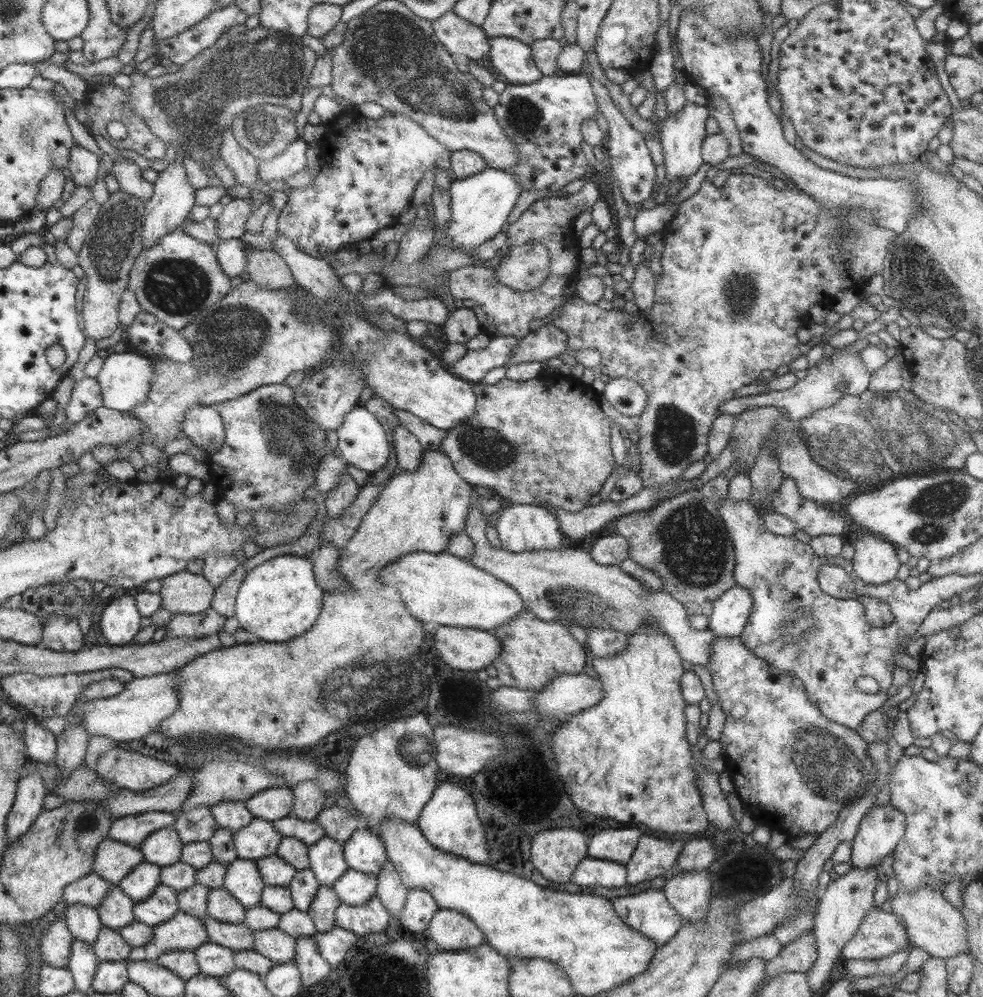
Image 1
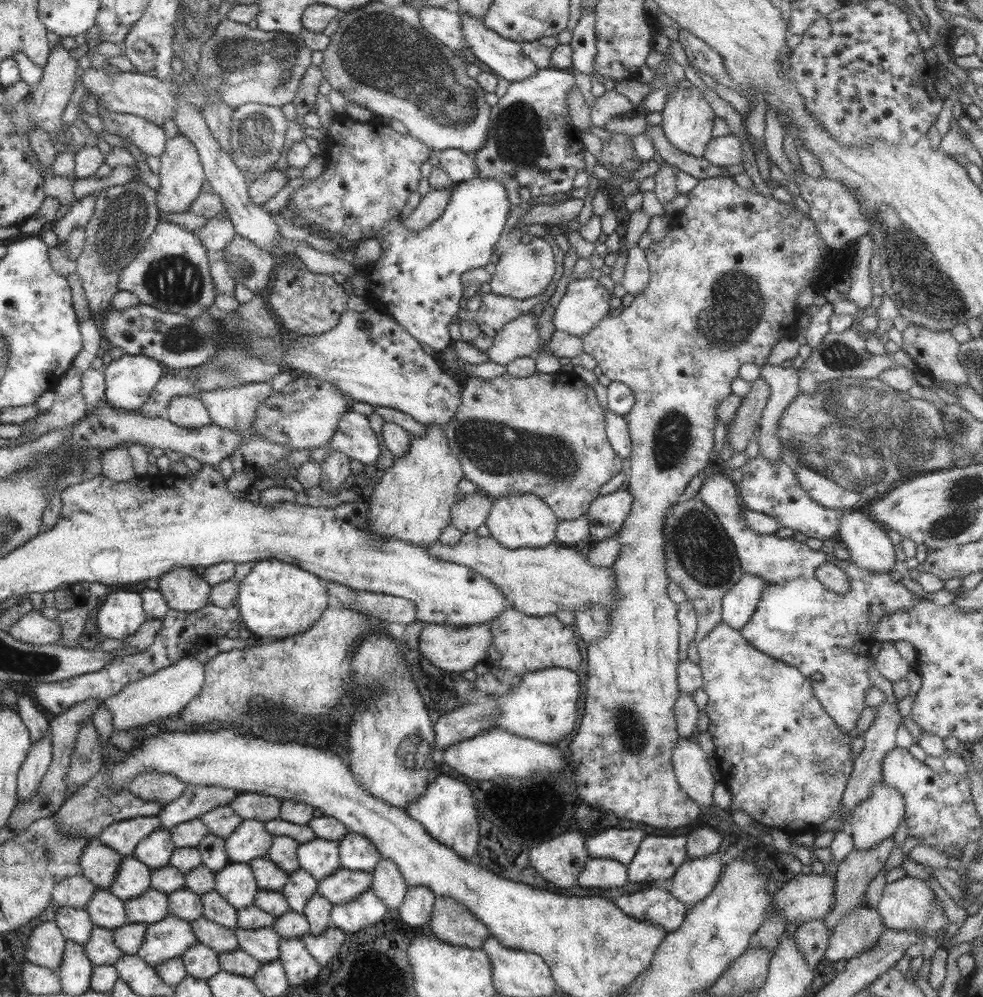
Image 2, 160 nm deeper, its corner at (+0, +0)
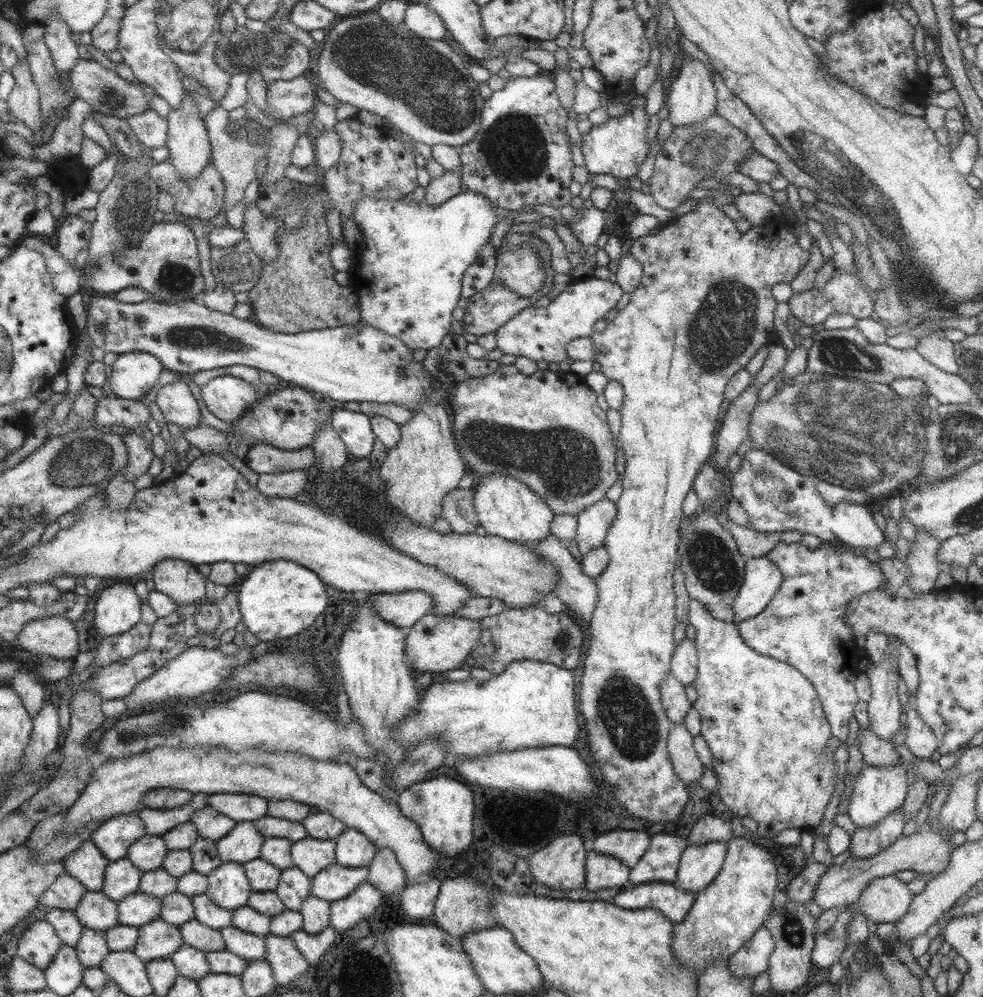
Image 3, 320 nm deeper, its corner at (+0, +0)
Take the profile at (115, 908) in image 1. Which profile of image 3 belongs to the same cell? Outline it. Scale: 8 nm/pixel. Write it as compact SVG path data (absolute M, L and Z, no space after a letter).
M88 891L74 910L84 928L106 931L120 924L118 903L102 891Z

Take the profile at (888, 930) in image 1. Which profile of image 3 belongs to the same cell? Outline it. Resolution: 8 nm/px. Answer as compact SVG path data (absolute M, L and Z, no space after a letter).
M841 909L836 923L825 932L816 931L814 945L810 954L813 965L817 968L829 968L839 960L846 945L847 928L853 912Z

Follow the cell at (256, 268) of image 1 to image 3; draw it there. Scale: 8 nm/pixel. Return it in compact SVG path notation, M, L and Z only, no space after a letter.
M245 239L233 246L209 249L209 264L215 283L231 293L248 292L259 282L260 262Z

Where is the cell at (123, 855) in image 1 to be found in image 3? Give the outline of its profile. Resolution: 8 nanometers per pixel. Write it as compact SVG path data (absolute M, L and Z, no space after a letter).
M90 839L69 856L65 865L67 873L77 878L77 880L80 880L87 888L87 891L94 892L103 890L104 885L106 884L106 870L109 863L110 860L102 853L102 849Z

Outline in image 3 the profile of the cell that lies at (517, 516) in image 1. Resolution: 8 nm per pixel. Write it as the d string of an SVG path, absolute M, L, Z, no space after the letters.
M483 475L475 480L472 489L473 506L487 535L503 537L529 546L550 534L550 523L554 513L545 501L522 481L512 476Z

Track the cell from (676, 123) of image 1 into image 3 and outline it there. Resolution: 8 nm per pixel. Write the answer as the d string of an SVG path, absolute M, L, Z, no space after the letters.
M685 56L679 69L679 75L671 82L667 94L667 119L673 127L681 127L702 123L717 110L717 90L714 88L713 75L698 59Z

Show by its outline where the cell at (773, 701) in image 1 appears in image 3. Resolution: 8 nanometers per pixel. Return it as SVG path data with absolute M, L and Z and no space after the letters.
M690 599L687 611L688 624L693 626L695 632L694 645L697 651L698 667L696 670L696 679L692 682L692 687L695 689L697 696L692 702L692 707L697 711L700 718L700 728L698 735L704 739L705 744L711 756L711 769L717 777L716 797L722 804L727 806L735 816L751 818L757 823L757 834L763 838L773 838L777 832L786 831L787 829L799 829L811 831L817 827L824 816L825 807L831 800L834 787L838 784L837 781L837 766L834 764L833 753L827 752L825 745L827 739L832 736L830 732L830 723L826 719L825 710L822 708L822 701L819 700L817 690L814 685L802 675L793 665L787 664L785 661L775 660L774 657L763 656L761 653L756 653L754 649L748 646L738 632L738 627L735 622L728 623L727 621L719 620L712 617L706 611L706 608L695 599Z

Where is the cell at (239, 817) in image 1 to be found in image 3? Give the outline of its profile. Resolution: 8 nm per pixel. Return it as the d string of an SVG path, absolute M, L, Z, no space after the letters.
M204 806L194 812L188 822L198 830L198 836L216 841L229 834L237 822L217 810Z

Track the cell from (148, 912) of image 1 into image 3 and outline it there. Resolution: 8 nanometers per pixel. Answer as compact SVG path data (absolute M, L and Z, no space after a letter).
M137 893L118 903L121 925L142 927L160 918L161 900L153 895Z

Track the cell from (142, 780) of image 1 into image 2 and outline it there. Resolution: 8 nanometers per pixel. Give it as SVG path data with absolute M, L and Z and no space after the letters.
M143 772L143 775L133 779L129 790L138 798L167 804L179 799L186 789L186 784L179 778L165 772Z

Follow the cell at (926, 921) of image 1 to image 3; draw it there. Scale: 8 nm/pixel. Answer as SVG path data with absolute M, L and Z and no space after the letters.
M894 875L884 876L868 882L861 890L855 903L866 920L895 923L906 914L914 897L907 889L907 884Z

